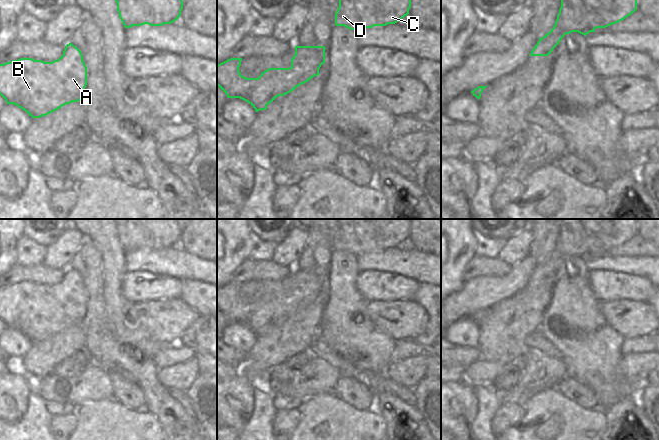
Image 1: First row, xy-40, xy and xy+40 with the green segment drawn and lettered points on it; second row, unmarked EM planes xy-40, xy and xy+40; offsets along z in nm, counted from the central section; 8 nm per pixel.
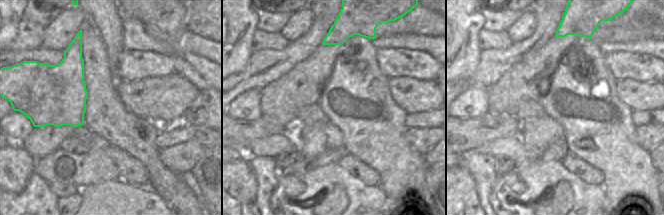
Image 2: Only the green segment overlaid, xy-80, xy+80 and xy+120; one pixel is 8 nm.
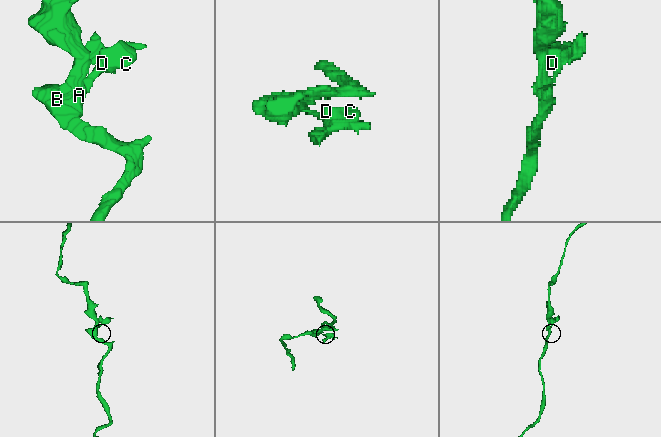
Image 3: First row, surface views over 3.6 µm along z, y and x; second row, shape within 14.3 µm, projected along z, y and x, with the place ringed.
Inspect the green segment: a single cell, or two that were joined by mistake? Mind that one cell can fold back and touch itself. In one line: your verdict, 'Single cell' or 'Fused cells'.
Single cell

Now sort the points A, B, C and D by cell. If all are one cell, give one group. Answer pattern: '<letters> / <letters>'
A B C D

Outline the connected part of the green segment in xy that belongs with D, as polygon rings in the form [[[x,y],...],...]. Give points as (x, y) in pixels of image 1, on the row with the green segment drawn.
[[[339,0],[335,25],[356,32],[395,24],[409,14],[411,0]]]

